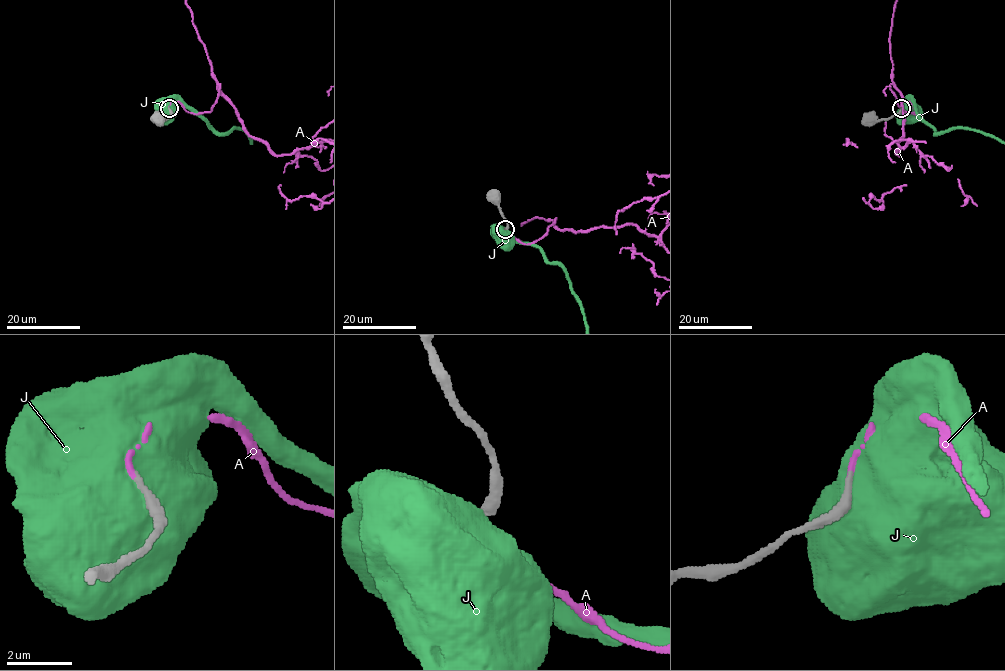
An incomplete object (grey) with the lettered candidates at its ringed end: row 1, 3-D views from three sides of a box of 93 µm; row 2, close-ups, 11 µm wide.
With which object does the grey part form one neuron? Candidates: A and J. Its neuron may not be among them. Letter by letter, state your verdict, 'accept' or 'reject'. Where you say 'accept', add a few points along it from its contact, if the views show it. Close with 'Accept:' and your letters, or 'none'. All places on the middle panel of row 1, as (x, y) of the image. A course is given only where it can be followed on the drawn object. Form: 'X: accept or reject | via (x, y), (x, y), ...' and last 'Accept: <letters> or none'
A: accept
J: reject
Accept: A

